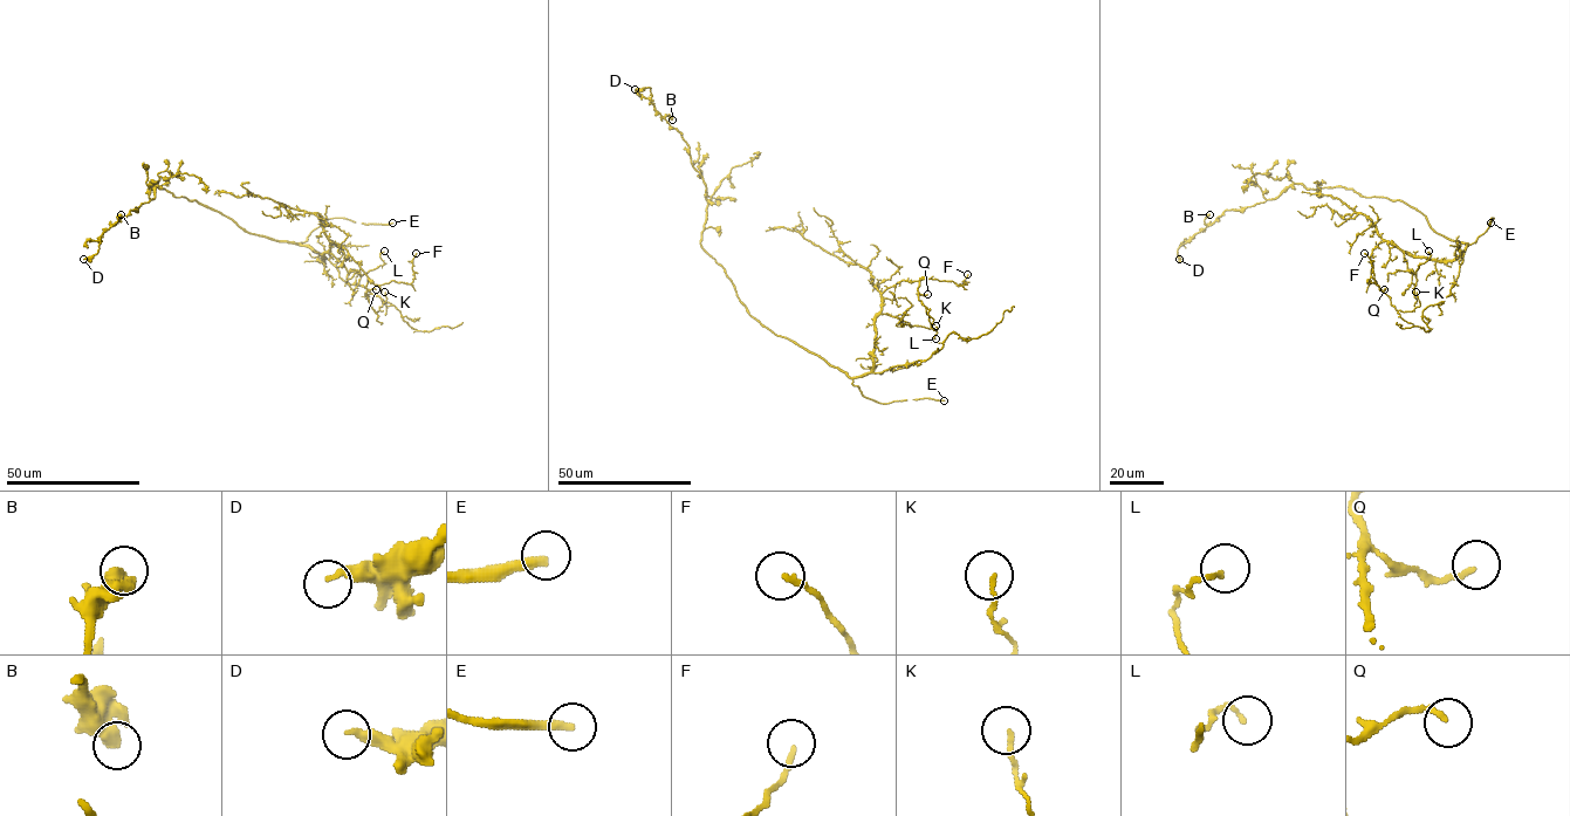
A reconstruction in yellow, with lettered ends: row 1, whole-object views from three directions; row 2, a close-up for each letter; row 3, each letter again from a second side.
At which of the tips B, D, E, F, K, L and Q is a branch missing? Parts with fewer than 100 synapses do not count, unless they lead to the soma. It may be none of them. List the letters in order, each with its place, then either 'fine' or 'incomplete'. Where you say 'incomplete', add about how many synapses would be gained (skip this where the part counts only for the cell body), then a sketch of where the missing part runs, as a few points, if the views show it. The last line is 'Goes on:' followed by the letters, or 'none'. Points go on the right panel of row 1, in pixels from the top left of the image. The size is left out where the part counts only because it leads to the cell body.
B: place (1209, 214); fine
D: place (1179, 259); fine
E: place (1490, 223); incomplete
F: place (1364, 253); fine
K: place (1416, 292); fine
L: place (1428, 251); fine
Q: place (1384, 289); fine
Goes on: E

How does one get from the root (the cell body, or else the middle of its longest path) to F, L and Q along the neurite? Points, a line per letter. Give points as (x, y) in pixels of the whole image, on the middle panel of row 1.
F: (786, 337), (850, 377), (865, 376), (872, 370), (875, 319), (884, 290), (924, 279), (962, 286), (967, 274)
L: (786, 337), (850, 377), (872, 370), (875, 319), (879, 314), (933, 328), (937, 334), (931, 340), (936, 338)
Q: (786, 337), (850, 377), (863, 376), (872, 370), (882, 294), (902, 281), (918, 281), (917, 290), (927, 294)

